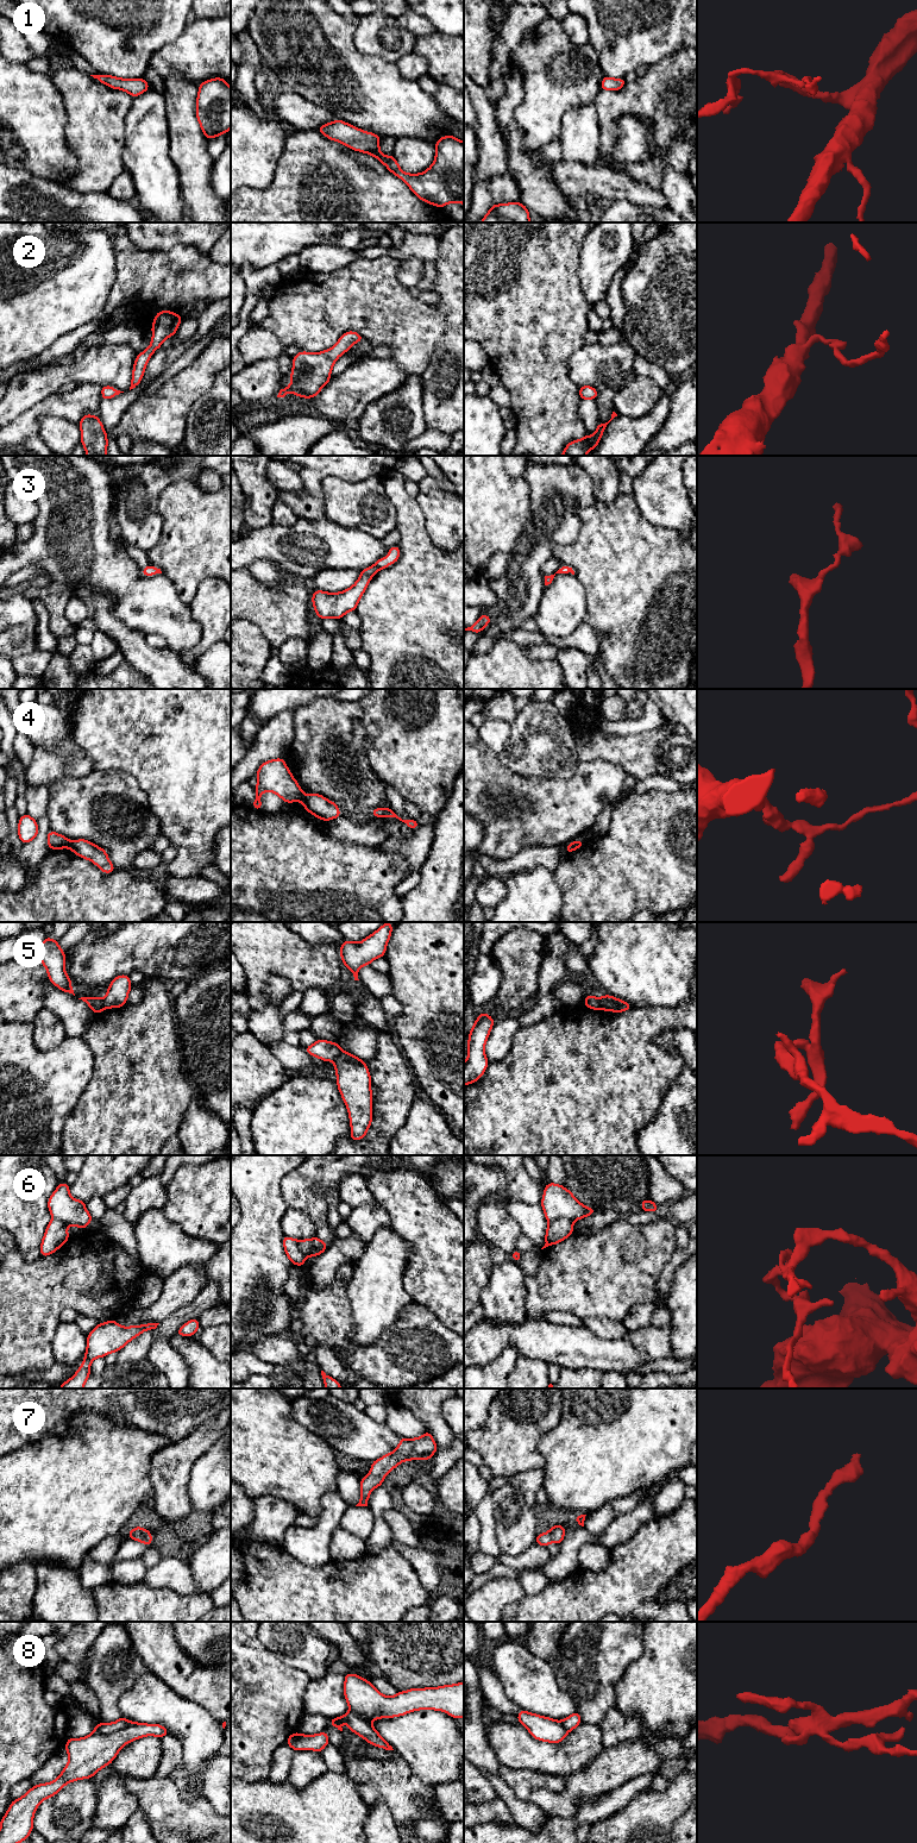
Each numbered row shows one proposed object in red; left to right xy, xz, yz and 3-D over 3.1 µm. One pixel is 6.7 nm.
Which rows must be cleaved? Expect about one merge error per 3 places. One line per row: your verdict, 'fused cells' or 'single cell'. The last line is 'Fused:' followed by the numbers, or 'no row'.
1: single cell
2: single cell
3: single cell
4: fused cells
5: fused cells
6: fused cells
7: single cell
8: fused cells
Fused: 4, 5, 6, 8

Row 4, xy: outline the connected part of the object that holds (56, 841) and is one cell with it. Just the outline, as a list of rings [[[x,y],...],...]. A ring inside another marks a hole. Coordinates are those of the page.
[[[49,830],[46,838],[50,850],[61,850],[70,847],[71,841],[64,835],[57,834],[56,832]]]

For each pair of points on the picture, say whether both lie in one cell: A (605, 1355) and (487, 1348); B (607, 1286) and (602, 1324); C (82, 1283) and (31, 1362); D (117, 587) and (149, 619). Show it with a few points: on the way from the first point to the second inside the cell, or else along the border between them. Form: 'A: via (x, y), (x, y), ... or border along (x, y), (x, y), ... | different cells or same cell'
A: via (576, 1347), (516, 1335) | same cell
B: border along (582, 1320), (600, 1317), (622, 1323) | different cells
C: via (61, 1299), (31, 1329), (31, 1341) | same cell
D: via (125, 591), (144, 610) | same cell

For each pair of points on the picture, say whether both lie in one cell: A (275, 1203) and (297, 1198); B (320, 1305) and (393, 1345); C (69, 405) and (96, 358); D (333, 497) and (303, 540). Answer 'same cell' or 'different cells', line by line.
A: different cells
B: same cell
C: different cells
D: different cells

